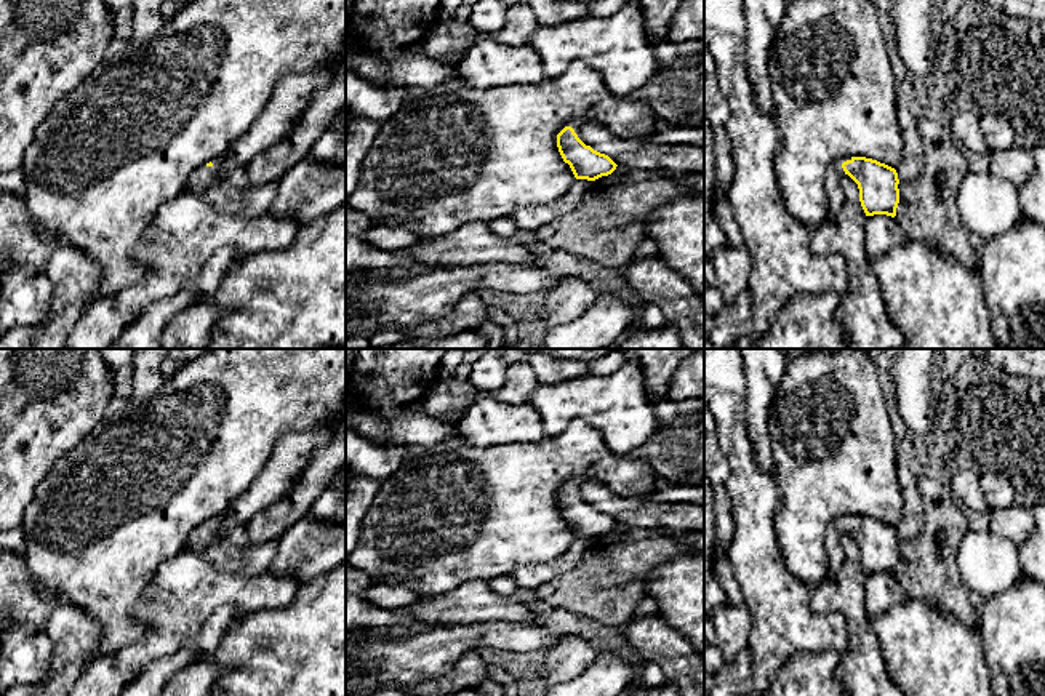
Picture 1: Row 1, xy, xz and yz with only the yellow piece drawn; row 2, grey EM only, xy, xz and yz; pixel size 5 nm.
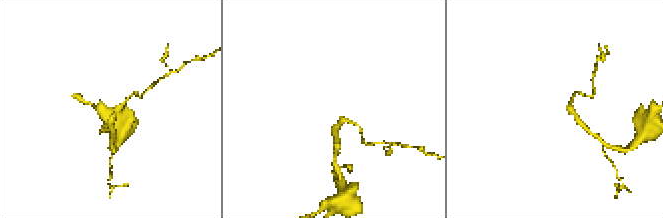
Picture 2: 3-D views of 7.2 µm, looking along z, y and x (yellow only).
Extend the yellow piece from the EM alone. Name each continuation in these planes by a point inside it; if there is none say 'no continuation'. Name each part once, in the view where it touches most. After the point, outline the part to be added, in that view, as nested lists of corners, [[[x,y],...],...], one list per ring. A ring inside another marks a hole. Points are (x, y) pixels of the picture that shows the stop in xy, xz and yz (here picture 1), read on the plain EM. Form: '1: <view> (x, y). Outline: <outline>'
1: yz (834, 533). Outline: [[[845,515],[842,518],[831,522],[831,525],[826,530],[824,544],[829,557],[829,576],[834,576],[845,560],[845,550],[842,547],[845,530],[842,526],[842,522],[847,518],[851,518],[851,515]]]

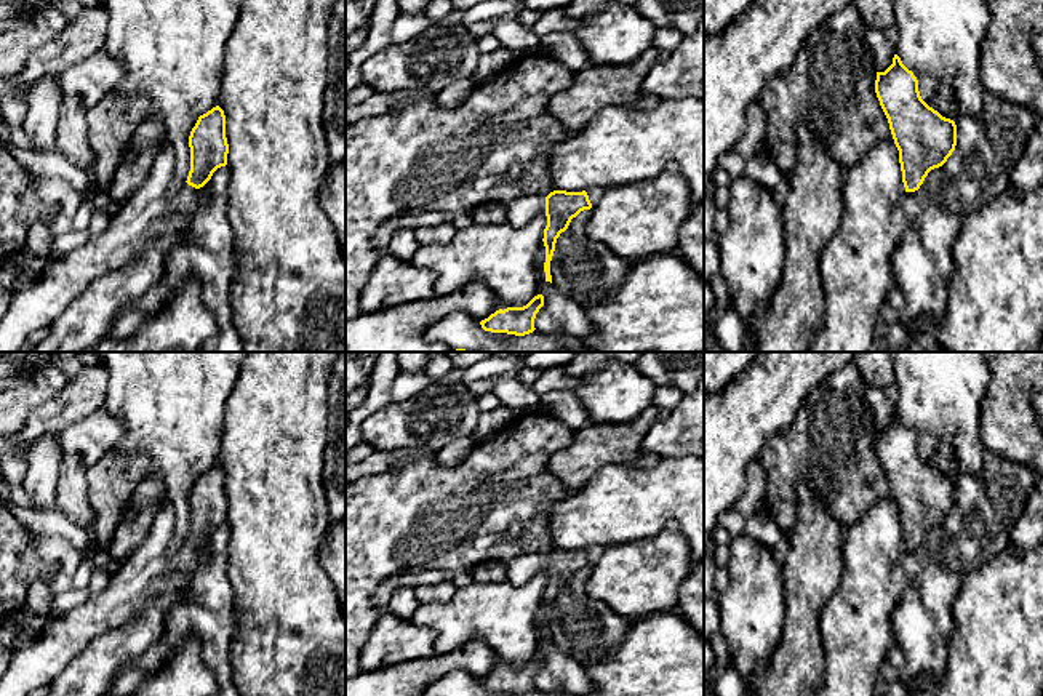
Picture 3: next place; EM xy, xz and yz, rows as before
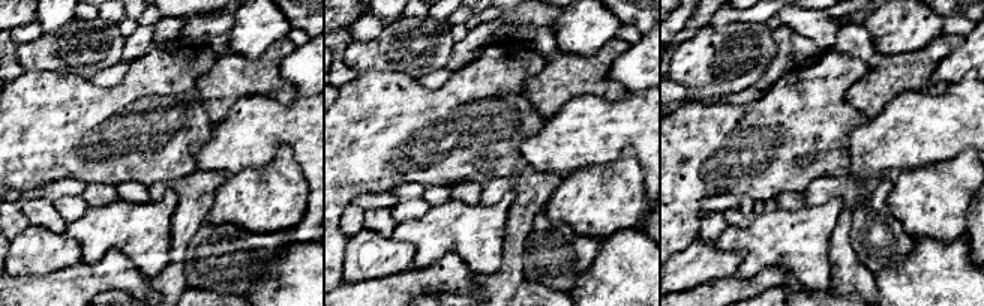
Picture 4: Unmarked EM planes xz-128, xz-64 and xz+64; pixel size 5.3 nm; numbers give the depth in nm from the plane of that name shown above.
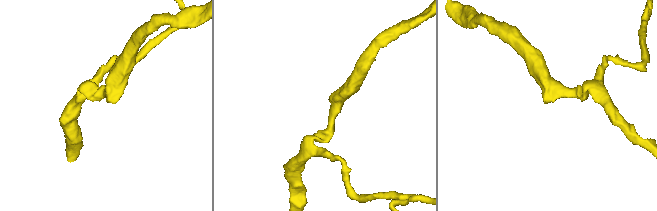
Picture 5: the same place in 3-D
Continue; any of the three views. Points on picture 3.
1: xy (149, 573). Outline: [[[162,502],[146,541],[110,576],[101,594],[91,595],[61,618],[51,619],[38,635],[22,638],[0,678],[0,696],[29,696],[38,686],[50,685],[94,637],[138,616],[163,594],[186,589],[198,566],[198,547],[184,541],[170,557],[166,550],[171,541],[173,509],[168,502]]]

